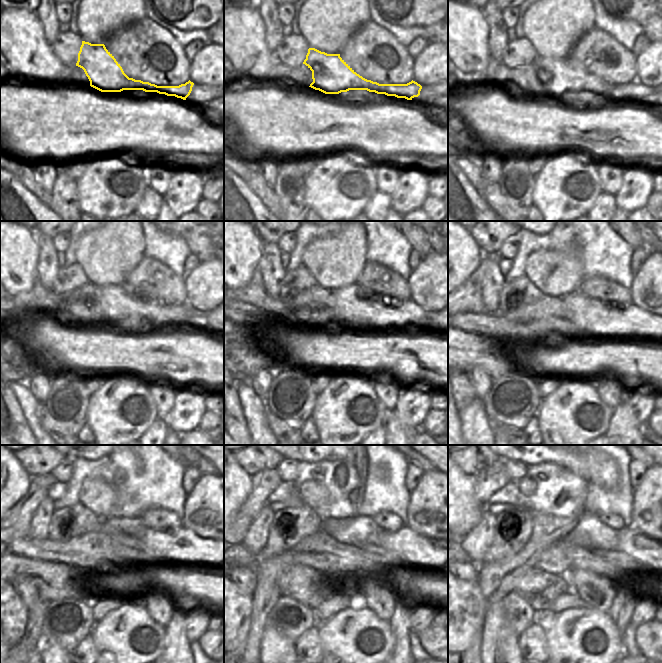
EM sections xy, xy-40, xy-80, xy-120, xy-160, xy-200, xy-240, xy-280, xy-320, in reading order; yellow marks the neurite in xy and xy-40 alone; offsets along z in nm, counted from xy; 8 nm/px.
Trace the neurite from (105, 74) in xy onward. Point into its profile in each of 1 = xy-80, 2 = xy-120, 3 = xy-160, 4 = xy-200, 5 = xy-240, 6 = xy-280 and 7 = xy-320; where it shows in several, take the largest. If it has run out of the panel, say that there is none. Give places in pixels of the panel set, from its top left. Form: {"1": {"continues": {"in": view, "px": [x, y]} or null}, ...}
{"1": {"continues": {"in": "xy-80", "px": [560, 76]}}, "2": {"continues": {"in": "xy-120", "px": [117, 304]}}, "3": {"continues": {"in": "xy-160", "px": [351, 309]}}, "4": {"continues": {"in": "xy-200", "px": [594, 316]}}, "5": {"continues": {"in": "xy-240", "px": [184, 546]}}, "6": {"continues": {"in": "xy-280", "px": [415, 550]}}, "7": {"continues": {"in": "xy-320", "px": [651, 553]}}}

